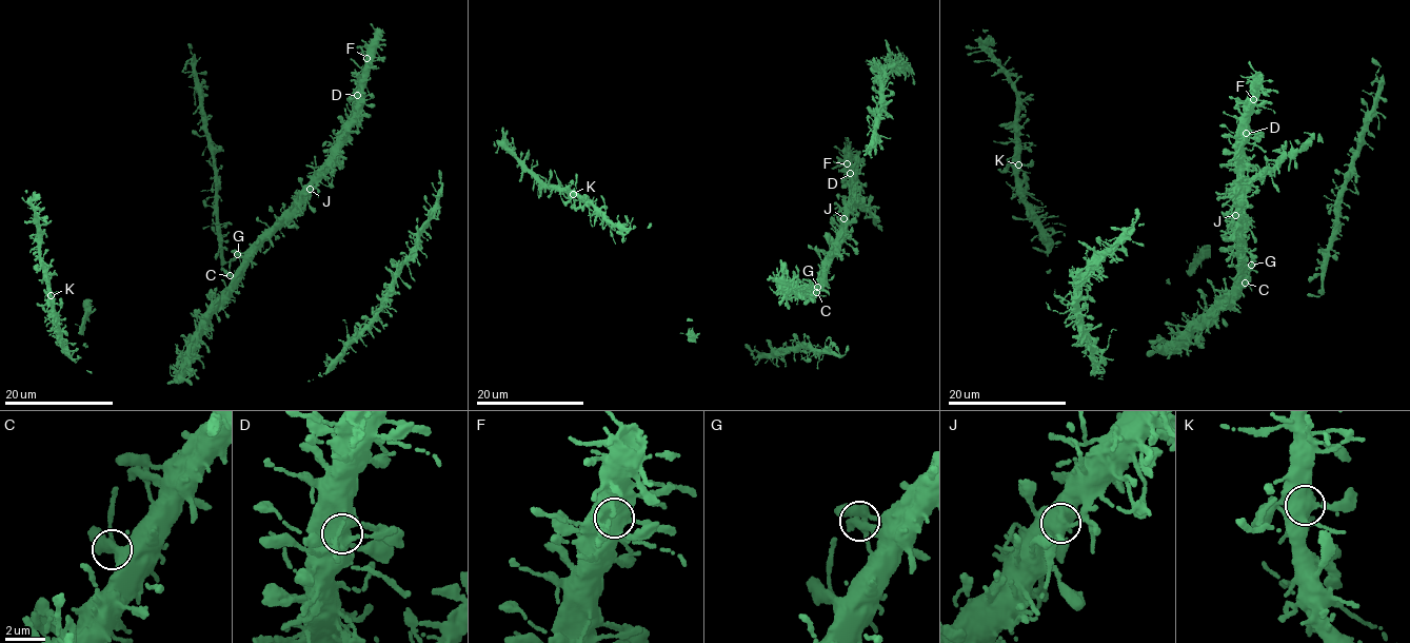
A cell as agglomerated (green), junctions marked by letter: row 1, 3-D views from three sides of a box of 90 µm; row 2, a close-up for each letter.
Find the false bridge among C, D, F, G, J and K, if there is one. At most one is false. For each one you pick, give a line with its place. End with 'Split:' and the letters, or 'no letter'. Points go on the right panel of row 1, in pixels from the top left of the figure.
J: place (1235, 215)
Split: J

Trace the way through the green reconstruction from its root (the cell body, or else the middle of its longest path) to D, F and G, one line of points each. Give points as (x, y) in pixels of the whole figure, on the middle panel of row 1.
D: (820, 270), (840, 237), (842, 216), (850, 207), (850, 173)
F: (820, 270), (840, 239), (842, 216), (850, 207), (849, 186), (852, 177), (845, 166), (847, 163)
G: (820, 270), (817, 287)

